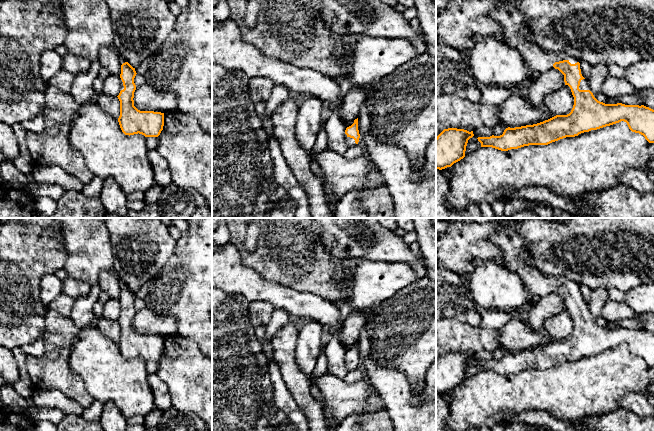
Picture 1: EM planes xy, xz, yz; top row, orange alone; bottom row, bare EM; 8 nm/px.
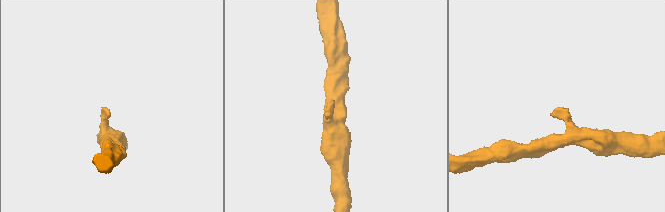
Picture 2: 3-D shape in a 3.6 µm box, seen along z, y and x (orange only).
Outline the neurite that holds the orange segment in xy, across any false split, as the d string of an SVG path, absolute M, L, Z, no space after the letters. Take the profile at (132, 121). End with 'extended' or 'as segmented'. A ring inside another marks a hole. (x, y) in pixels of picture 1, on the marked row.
M120 56L121 72L119 80L121 90L117 96L120 101L120 116L118 122L125 135L142 134L145 137L158 137L164 126L164 113L154 111L140 111L134 106L134 92L136 76L133 68Z; extended

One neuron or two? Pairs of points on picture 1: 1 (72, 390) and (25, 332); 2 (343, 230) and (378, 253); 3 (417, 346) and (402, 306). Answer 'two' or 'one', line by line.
1: two
2: one
3: one

